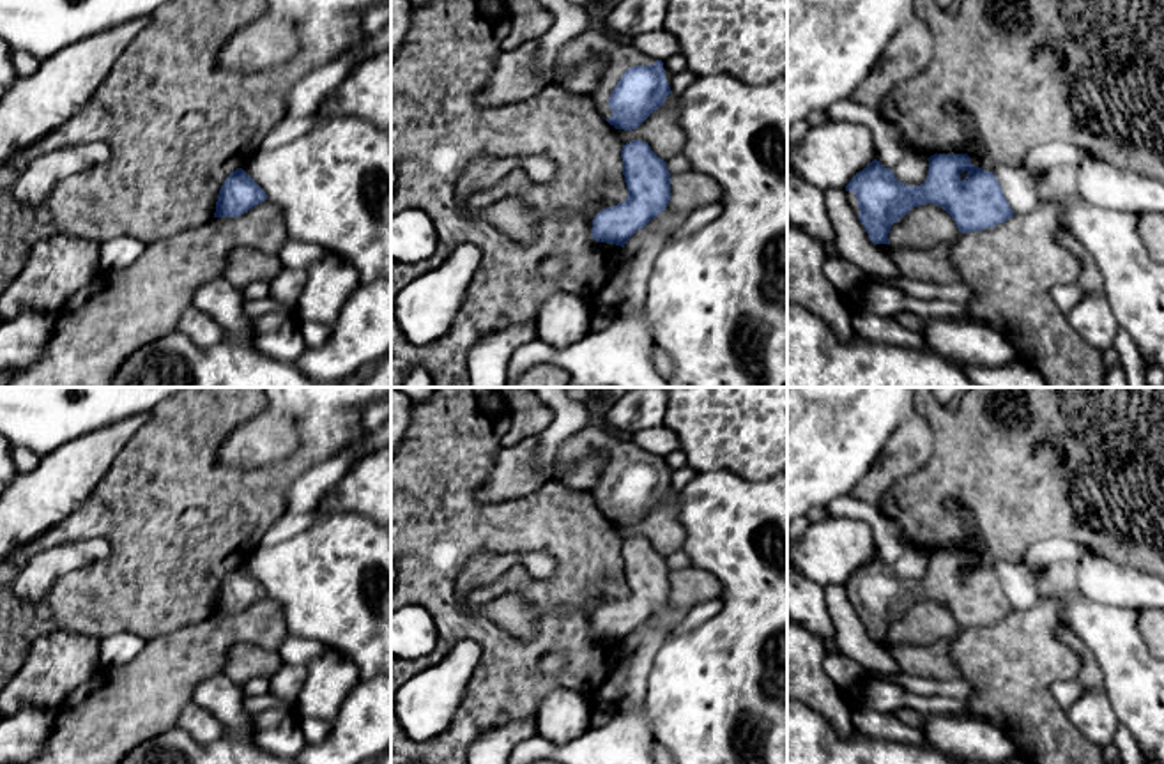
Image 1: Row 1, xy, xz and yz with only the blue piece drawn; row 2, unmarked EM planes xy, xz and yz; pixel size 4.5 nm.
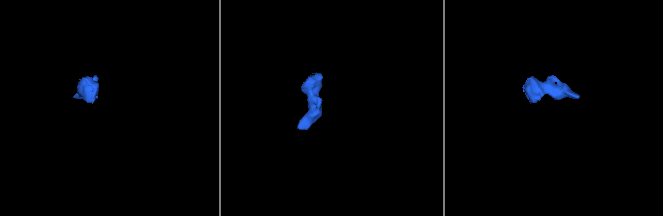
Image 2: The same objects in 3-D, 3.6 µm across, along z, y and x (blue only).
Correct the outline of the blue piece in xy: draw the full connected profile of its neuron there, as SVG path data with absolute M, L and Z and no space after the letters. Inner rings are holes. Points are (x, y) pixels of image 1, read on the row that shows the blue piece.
M237 168L219 189L212 221L147 244L131 265L101 271L78 290L57 315L44 354L28 370L14 375L7 387L108 387L113 373L133 352L177 331L196 290L223 278L235 248L278 255L287 239L283 210Z

